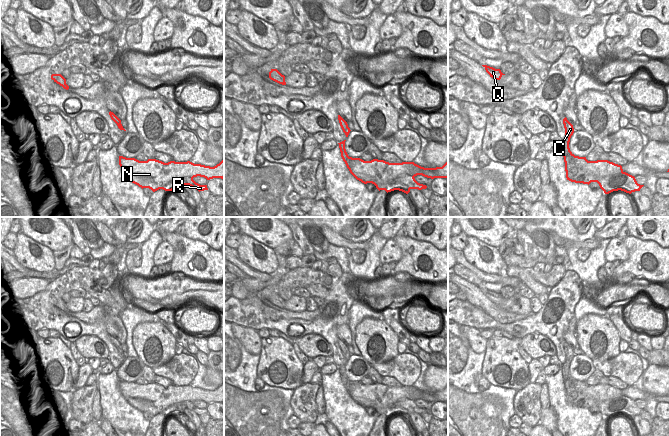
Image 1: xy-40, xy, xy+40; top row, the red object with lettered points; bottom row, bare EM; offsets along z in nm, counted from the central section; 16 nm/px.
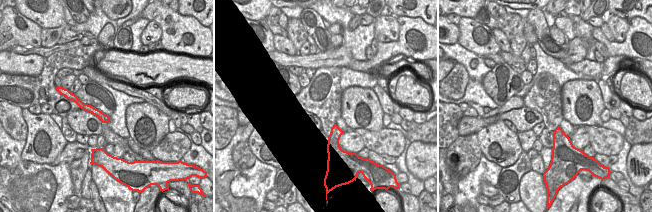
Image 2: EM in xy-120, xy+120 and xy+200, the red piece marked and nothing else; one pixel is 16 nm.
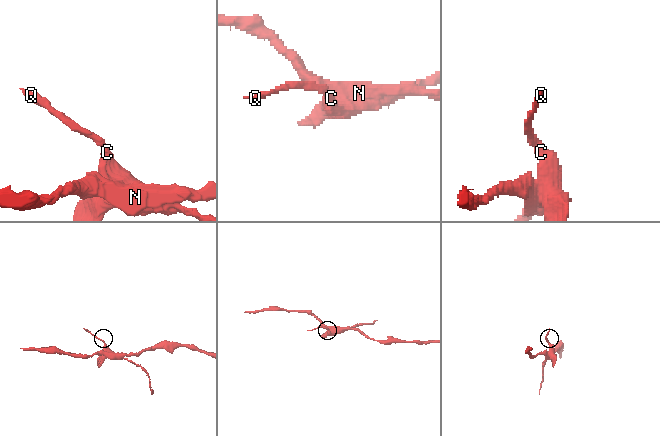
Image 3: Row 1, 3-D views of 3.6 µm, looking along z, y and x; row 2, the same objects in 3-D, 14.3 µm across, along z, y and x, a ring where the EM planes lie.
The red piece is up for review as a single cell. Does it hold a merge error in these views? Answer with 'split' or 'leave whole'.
split

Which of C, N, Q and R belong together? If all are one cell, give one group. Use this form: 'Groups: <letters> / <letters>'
Groups: C Q R / N

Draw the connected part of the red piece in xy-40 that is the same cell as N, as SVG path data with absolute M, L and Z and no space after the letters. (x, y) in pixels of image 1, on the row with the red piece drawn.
M119 156L119 165L126 176L128 176L126 173L126 169L128 168L135 179L141 183L153 183L154 180L162 174L169 174L170 178L172 178L176 173L191 173L196 177L204 177L207 180L213 178L224 178L224 158L216 166L210 167L201 164L194 164L190 161L170 161L164 163L156 159L139 161L135 158Z

